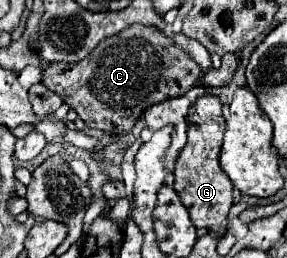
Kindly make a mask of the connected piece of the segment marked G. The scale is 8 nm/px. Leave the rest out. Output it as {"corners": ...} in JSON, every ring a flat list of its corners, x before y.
{"corners":[[211,93,199,95,189,105,187,123,189,123,187,143,181,149,173,169,173,175,175,175,173,189,179,195,181,203,187,207,195,227,207,227,209,231,223,235,227,231,227,213,233,205,233,197,231,197,233,183,219,165,219,153,221,153,223,131,225,131,221,99]]}

